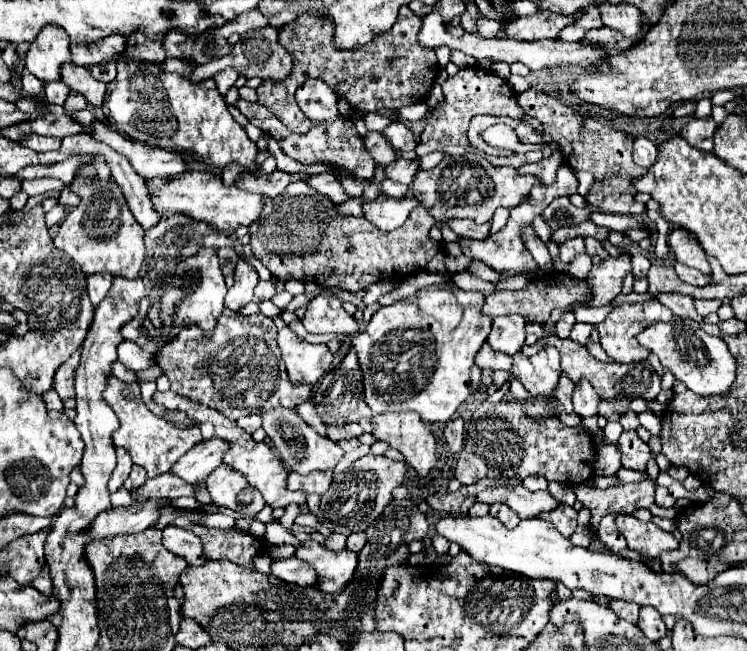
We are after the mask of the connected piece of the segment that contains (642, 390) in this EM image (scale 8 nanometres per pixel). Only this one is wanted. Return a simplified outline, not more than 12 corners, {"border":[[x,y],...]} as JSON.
{"border":[[555,334],[533,346],[561,354],[561,368],[575,384],[595,388],[603,400],[653,400],[661,378],[649,362],[603,364],[573,340]]}

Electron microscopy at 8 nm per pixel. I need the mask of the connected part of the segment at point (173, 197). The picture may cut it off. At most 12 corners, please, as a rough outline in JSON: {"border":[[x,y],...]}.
{"border":[[187,170],[145,182],[159,216],[219,232],[257,220],[263,196]]}

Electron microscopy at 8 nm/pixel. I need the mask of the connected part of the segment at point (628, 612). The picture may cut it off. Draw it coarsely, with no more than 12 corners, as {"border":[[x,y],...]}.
{"border":[[611,602],[611,610],[623,620],[637,622],[639,606]]}

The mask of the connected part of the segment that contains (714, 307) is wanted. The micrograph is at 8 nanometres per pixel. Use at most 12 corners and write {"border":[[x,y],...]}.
{"border":[[695,300],[699,316],[717,312],[721,300]]}

